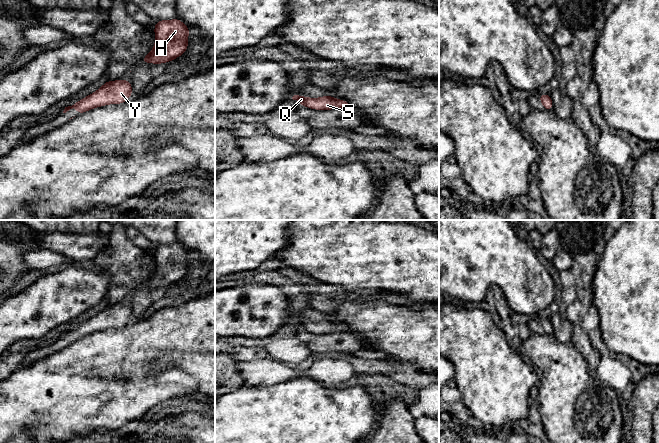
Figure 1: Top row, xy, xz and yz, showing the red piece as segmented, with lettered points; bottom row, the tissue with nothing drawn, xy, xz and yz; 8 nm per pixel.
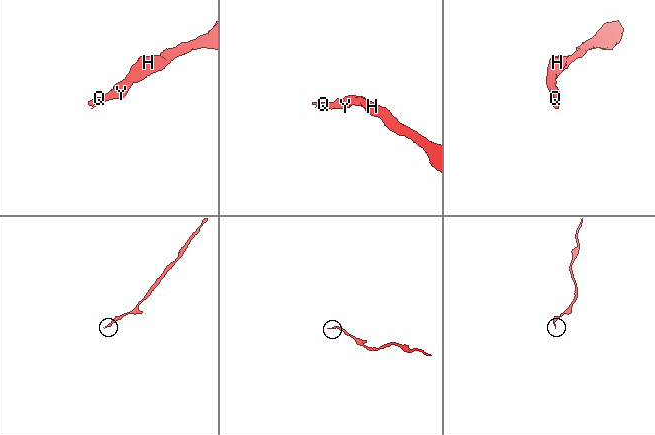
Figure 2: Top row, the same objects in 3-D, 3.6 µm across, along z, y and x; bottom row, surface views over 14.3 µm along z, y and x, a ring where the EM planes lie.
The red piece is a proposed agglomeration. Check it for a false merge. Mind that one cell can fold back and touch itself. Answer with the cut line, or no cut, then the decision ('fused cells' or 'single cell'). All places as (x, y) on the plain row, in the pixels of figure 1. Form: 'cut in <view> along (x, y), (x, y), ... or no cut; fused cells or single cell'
no cut; single cell

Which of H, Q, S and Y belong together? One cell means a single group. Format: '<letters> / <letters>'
H Q S Y

